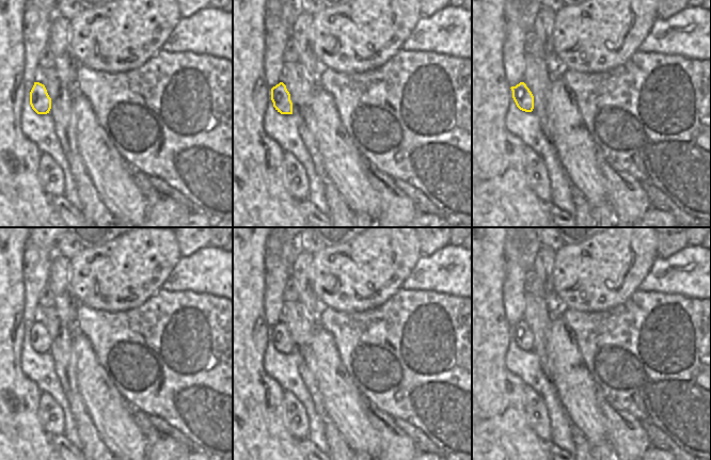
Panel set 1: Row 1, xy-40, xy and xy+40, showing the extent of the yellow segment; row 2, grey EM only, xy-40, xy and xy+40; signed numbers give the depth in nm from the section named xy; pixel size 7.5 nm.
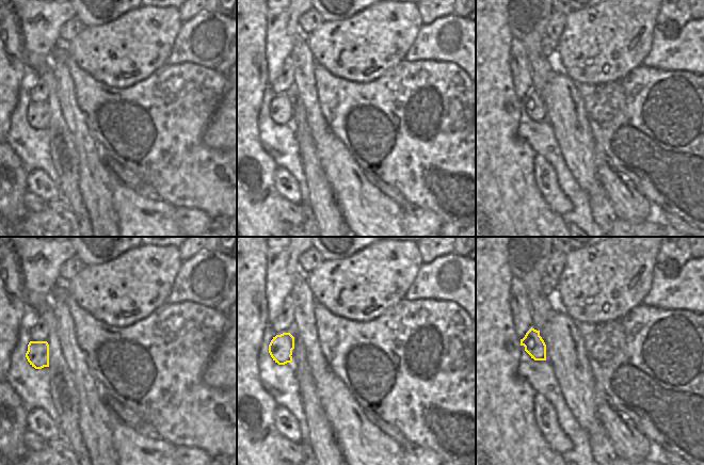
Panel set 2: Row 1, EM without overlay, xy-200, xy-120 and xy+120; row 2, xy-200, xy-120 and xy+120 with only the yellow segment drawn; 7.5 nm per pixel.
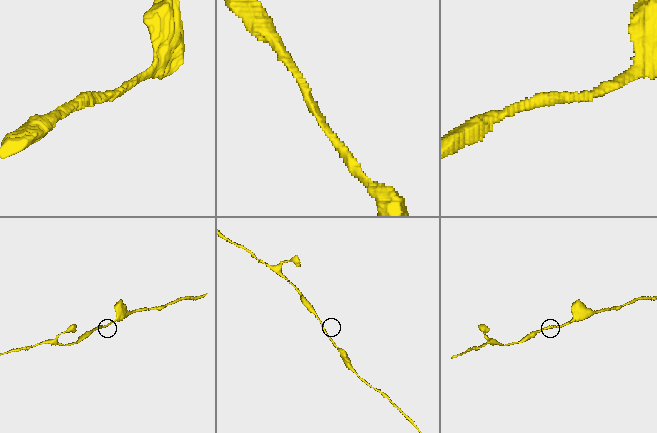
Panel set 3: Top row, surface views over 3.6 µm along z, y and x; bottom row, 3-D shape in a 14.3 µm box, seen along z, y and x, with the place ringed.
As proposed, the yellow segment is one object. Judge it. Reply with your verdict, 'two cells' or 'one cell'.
one cell

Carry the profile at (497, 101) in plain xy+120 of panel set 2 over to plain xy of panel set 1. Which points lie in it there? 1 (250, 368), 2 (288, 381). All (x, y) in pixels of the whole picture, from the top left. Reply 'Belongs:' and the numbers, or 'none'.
Belongs: 1

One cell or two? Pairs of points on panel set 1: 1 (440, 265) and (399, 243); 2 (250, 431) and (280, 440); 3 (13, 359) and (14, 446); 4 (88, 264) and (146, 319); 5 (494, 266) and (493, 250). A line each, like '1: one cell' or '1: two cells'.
1: two cells
2: one cell
3: one cell
4: two cells
5: one cell

